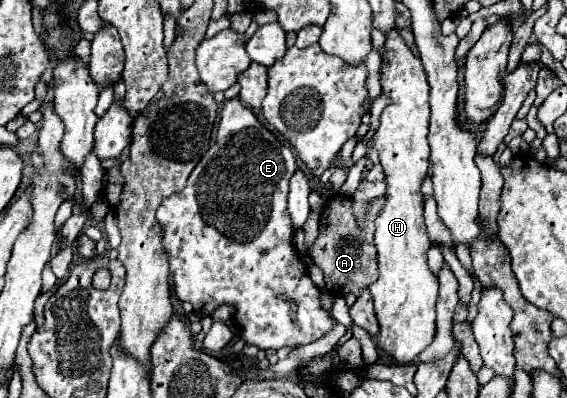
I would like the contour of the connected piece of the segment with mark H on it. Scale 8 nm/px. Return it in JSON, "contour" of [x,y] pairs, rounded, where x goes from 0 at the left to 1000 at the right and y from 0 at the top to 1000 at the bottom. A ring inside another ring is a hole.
{"contour":[[[704,78],[690,83],[679,108],[672,219],[690,249],[672,289],[672,314],[658,344],[668,405],[679,435],[679,510],[661,550],[661,616],[668,636],[668,701],[651,721],[661,786],[672,817],[668,882],[693,902],[693,912],[728,912],[735,892],[767,847],[767,761],[771,696],[753,666],[753,631],[760,601],[746,550],[743,460],[757,430],[757,209],[746,183],[743,148],[732,143]]]}

